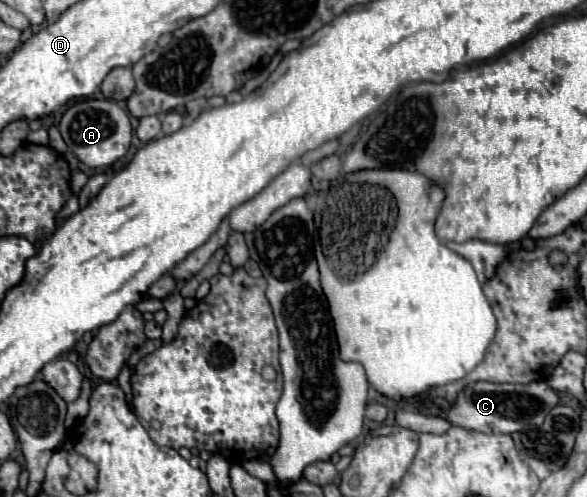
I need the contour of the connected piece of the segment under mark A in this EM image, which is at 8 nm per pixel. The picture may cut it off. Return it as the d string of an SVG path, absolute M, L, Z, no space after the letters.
M82 100L72 104L64 112L58 130L66 146L78 156L80 162L84 162L90 168L108 166L118 158L122 158L128 152L132 138L132 126L128 114L112 100Z

